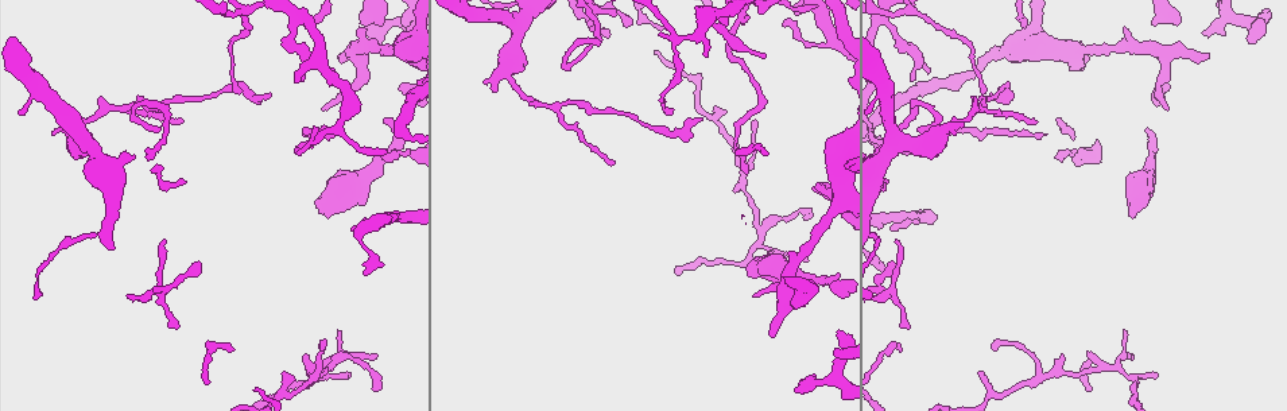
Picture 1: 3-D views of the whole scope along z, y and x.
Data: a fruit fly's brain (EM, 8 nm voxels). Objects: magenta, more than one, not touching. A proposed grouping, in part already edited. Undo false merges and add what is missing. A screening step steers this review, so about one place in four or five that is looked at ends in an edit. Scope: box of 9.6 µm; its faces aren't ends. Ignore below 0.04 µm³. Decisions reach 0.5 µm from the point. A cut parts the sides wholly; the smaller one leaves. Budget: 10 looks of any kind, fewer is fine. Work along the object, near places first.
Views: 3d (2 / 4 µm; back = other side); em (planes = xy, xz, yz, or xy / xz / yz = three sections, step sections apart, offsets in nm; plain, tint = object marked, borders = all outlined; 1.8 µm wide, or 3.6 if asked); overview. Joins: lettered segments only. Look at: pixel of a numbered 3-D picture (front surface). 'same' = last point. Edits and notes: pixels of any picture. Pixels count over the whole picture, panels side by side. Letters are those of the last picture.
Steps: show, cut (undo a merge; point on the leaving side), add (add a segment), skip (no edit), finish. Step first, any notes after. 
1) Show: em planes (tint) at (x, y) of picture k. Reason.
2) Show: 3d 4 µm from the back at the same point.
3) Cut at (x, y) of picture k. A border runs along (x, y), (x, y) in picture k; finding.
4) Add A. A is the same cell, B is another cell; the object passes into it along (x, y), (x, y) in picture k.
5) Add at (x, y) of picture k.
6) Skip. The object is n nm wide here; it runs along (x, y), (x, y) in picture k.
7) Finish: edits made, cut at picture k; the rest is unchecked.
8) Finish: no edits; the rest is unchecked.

Show: em 3.6 µm xz step 4 (tint) at (1203, 33) of picture 1. An open end.

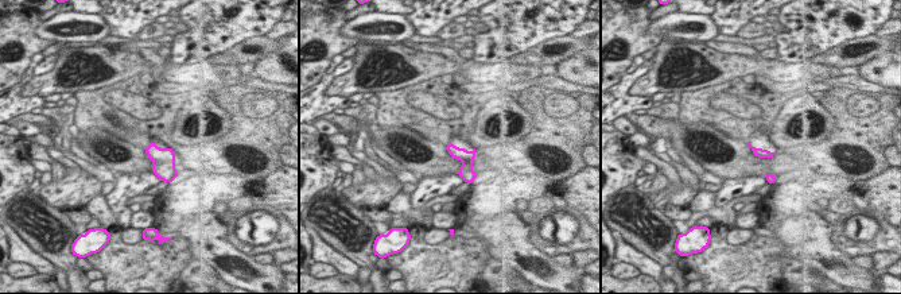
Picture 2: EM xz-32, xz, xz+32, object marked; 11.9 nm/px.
Show: em 3.6 µm planes (borders) at the same point.

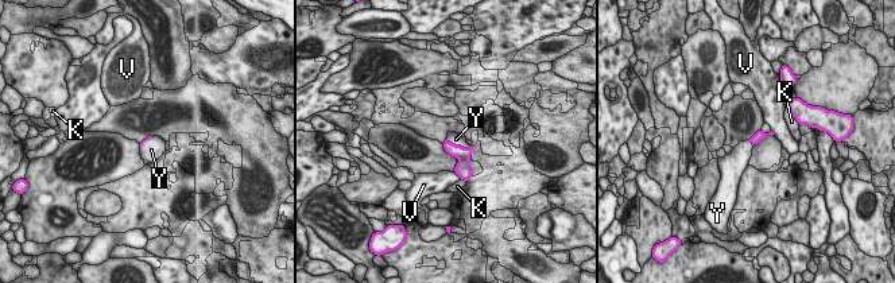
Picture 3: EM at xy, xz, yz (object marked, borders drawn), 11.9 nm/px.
Add Y. The longest contact is with Y, 320 nm; Y is the same cell, K and V are other cells; it goes on there.

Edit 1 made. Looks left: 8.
Show: 3d 2 µm at (323, 105) of picture 1.

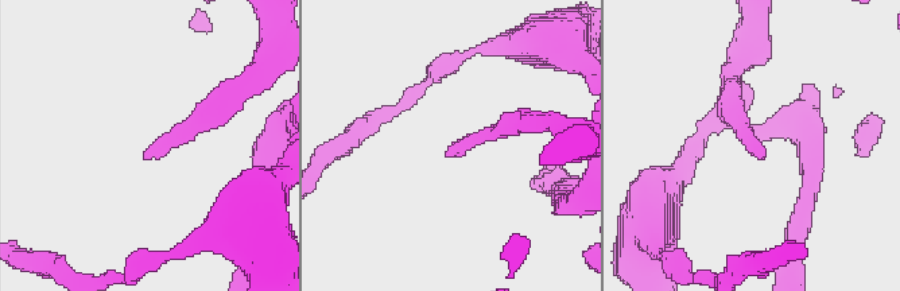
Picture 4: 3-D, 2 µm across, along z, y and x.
Show: em yz step 8 (tint) at (763, 151) of picture 4.

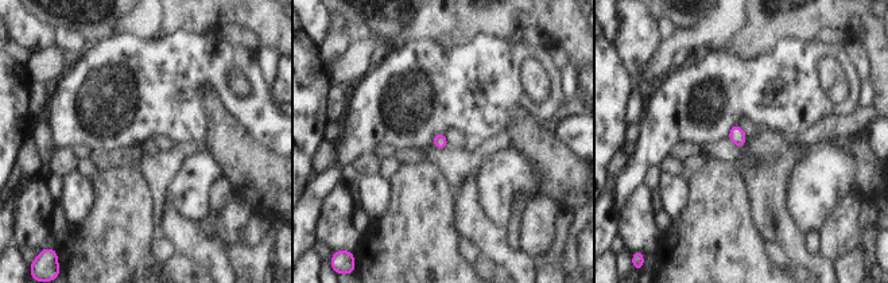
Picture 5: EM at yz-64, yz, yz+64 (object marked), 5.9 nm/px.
Show: em planes (borders) at the same point.

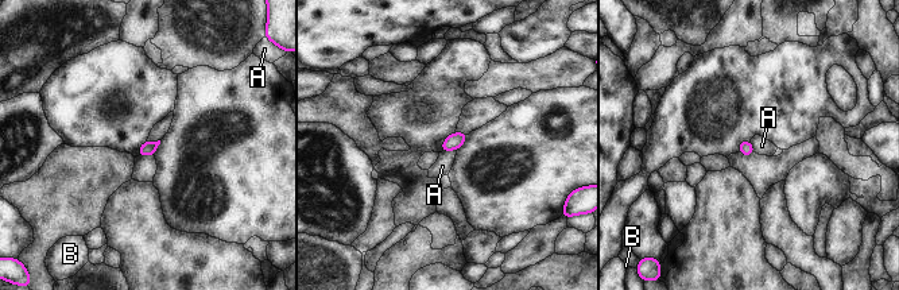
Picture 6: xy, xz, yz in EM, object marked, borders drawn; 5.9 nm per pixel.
Skip. A and B are other cells; a border runs along (456, 150), (441, 153) in picture 6; no lettered segment goes on from it.

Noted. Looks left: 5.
Show: 3d 2 µm at (375, 389) of picture 1. Thin end.

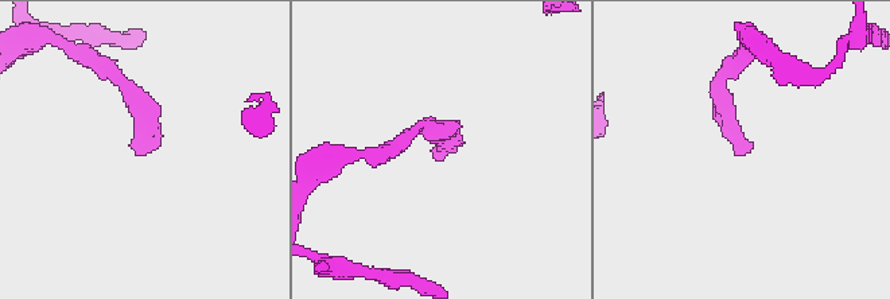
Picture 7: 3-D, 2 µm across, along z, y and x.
Show: em yz step 8 (tint) at (736, 154) of picture 7.

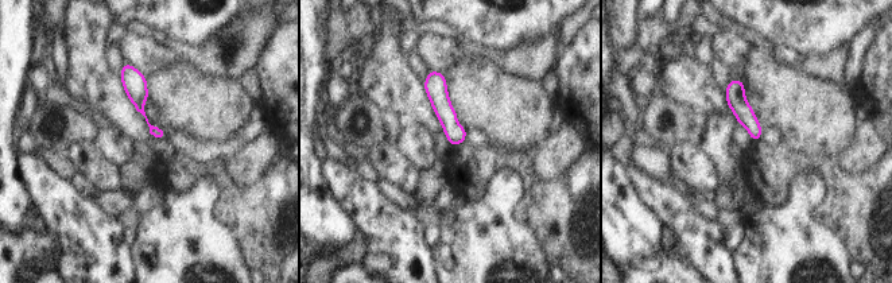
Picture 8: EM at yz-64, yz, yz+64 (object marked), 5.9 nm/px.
Show: em planes (borders) at the same point. Cut it another way.

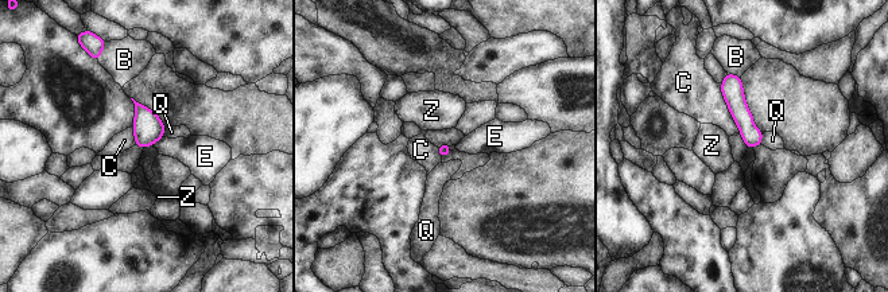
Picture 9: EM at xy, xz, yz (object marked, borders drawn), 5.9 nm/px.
Skip. B, C, E, Q and Z are other cells; a border runs along (720, 84), (720, 92), (740, 132) in picture 9; none of them fits.

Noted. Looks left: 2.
Finish: edits made, add at picture 3; the rest is unchecked.

